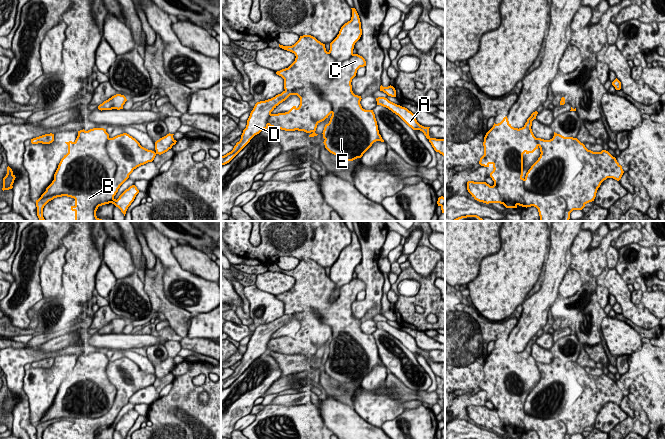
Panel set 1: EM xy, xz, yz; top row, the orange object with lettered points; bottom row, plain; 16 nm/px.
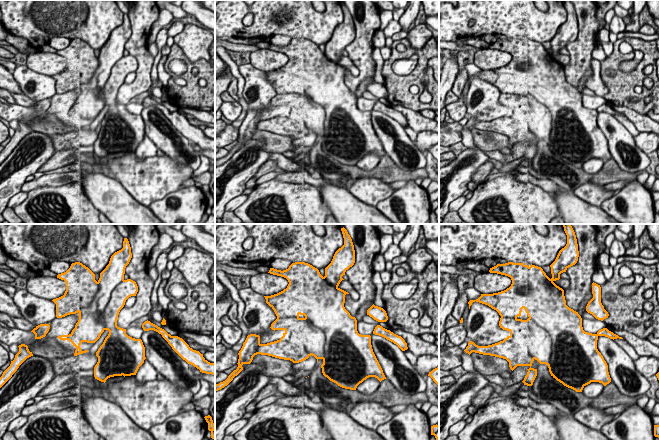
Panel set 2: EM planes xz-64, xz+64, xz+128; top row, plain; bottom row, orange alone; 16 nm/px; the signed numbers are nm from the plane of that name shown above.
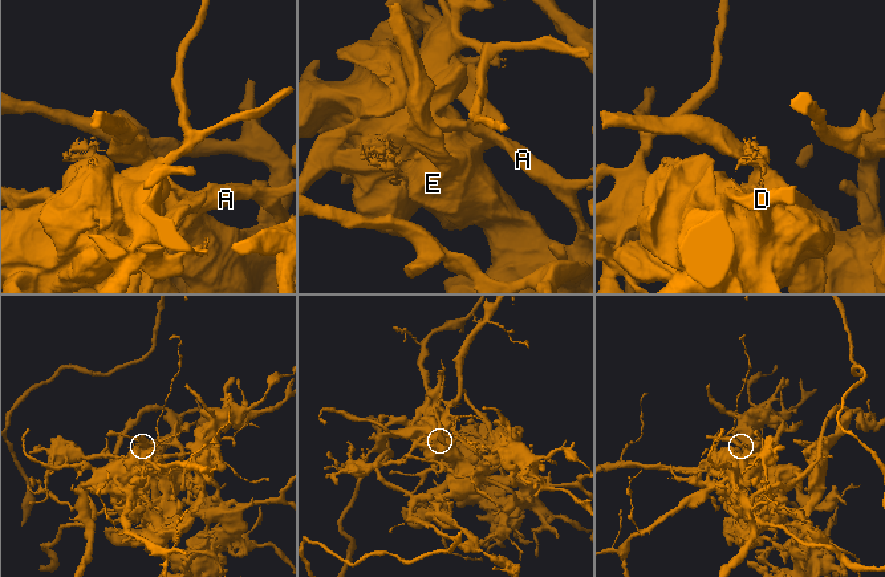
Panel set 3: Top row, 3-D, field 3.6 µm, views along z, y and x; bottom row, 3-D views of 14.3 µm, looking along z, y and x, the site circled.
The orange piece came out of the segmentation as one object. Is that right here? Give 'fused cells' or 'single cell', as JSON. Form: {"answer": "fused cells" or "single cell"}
{"answer": "fused cells"}

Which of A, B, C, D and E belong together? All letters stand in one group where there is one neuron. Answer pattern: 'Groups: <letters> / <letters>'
Groups: A / B C D E

